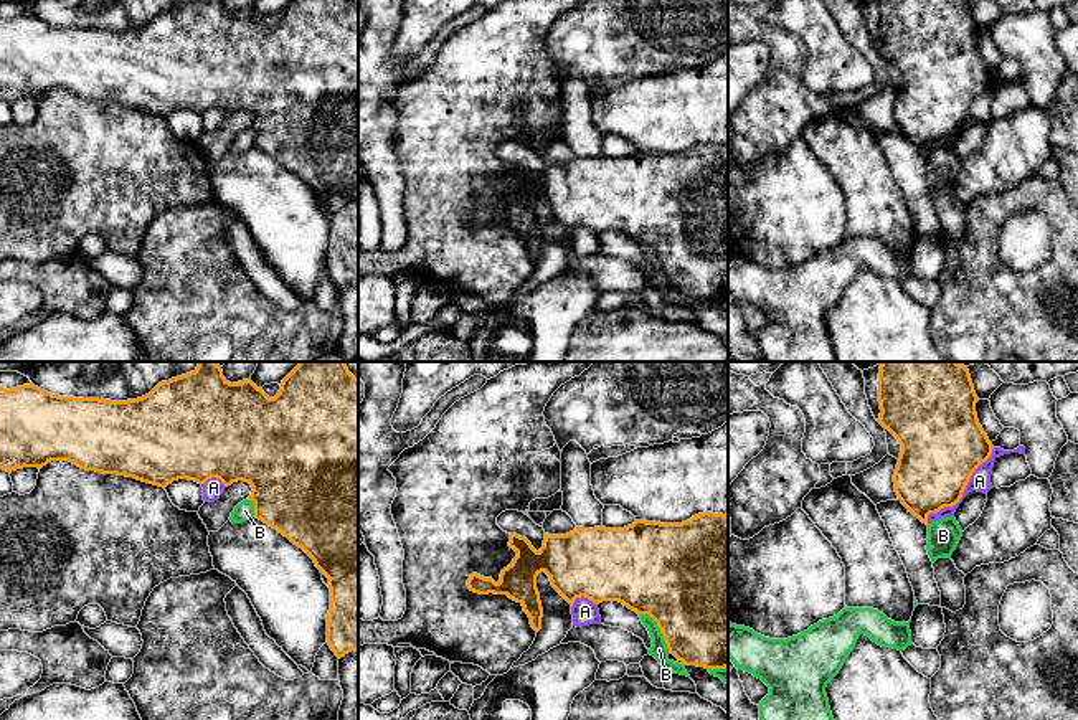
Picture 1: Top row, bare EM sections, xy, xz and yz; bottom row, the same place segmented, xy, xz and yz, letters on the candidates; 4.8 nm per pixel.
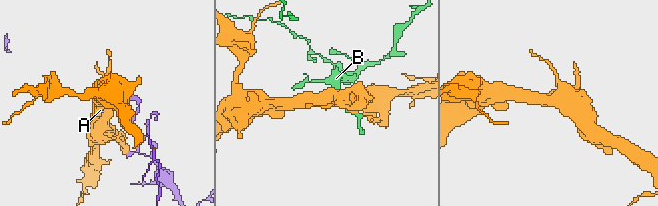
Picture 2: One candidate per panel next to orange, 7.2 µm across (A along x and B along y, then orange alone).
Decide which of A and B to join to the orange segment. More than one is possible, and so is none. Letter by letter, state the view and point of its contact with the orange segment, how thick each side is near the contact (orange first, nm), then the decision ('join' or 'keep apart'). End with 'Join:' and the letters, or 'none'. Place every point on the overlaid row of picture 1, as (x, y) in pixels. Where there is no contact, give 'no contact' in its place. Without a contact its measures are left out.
A: yz (963, 491) | 400/100 nm | keep apart
B: xz (659, 628) | 500/80 nm | keep apart
Join: none

